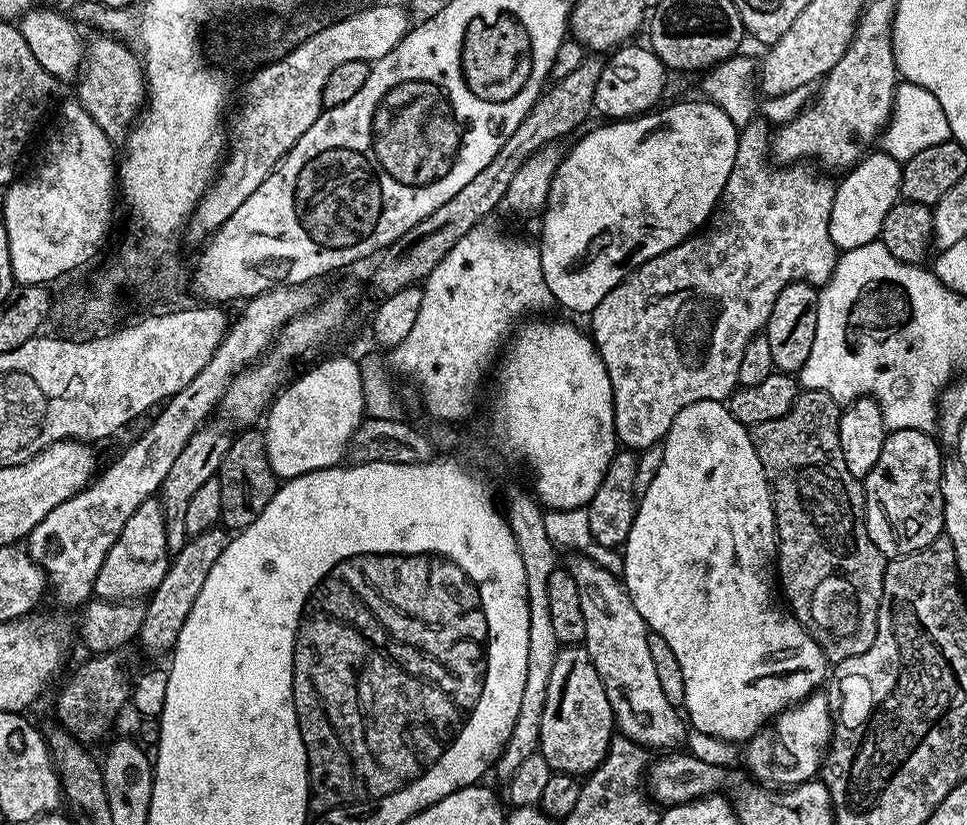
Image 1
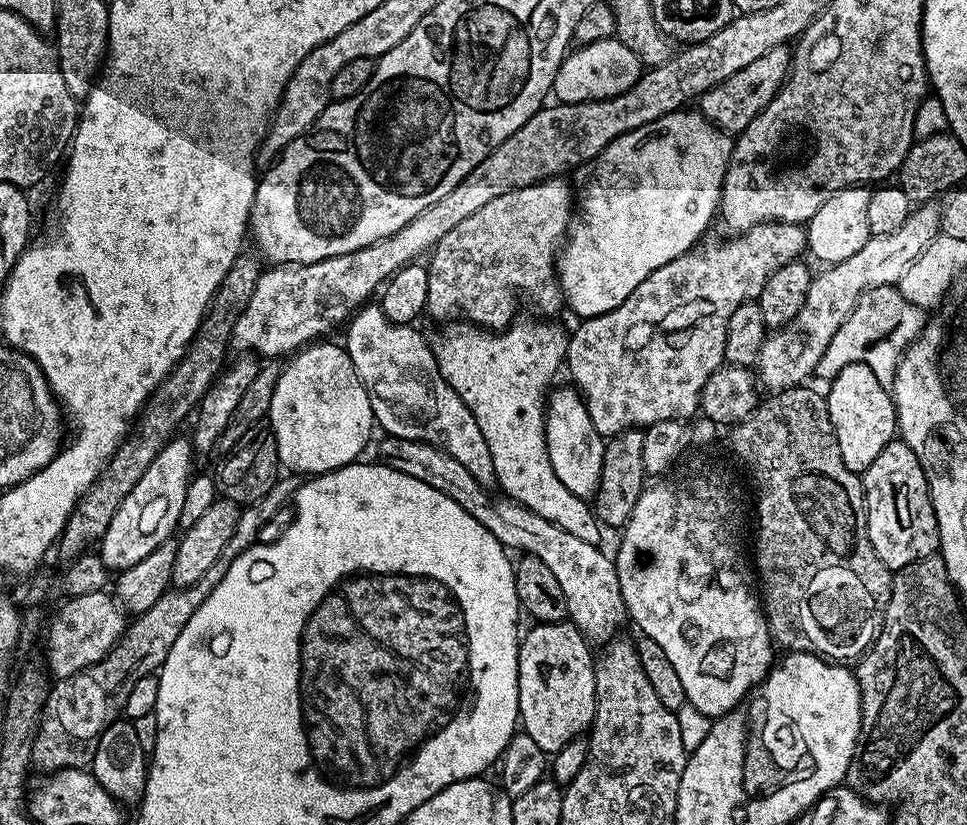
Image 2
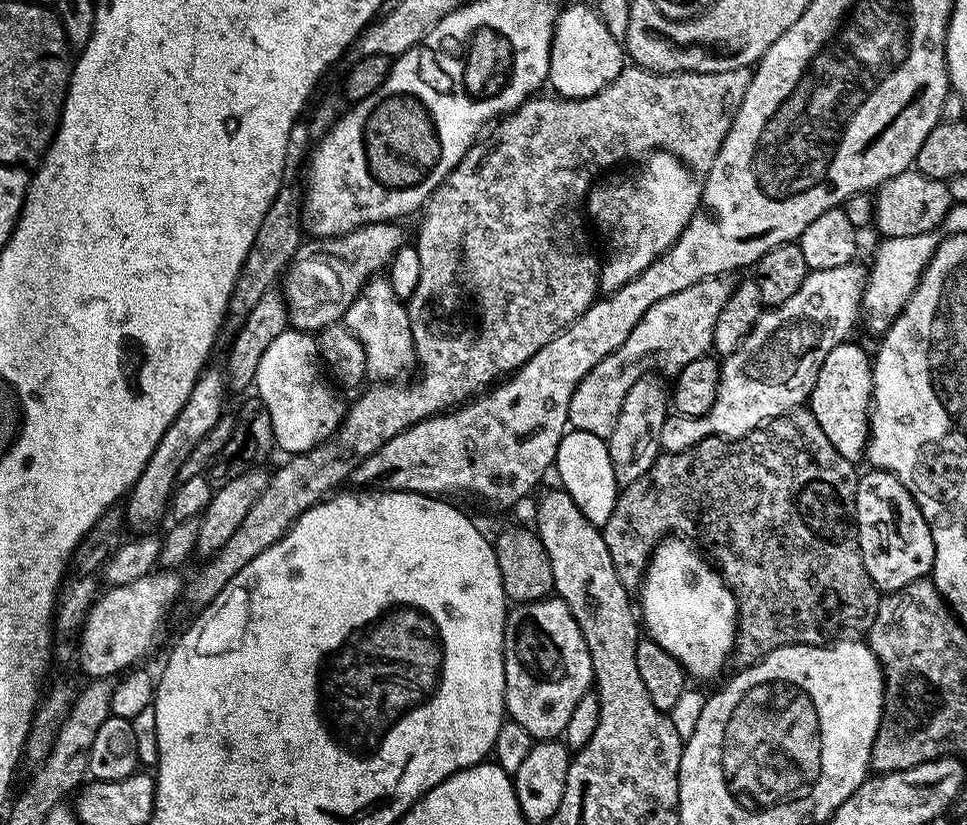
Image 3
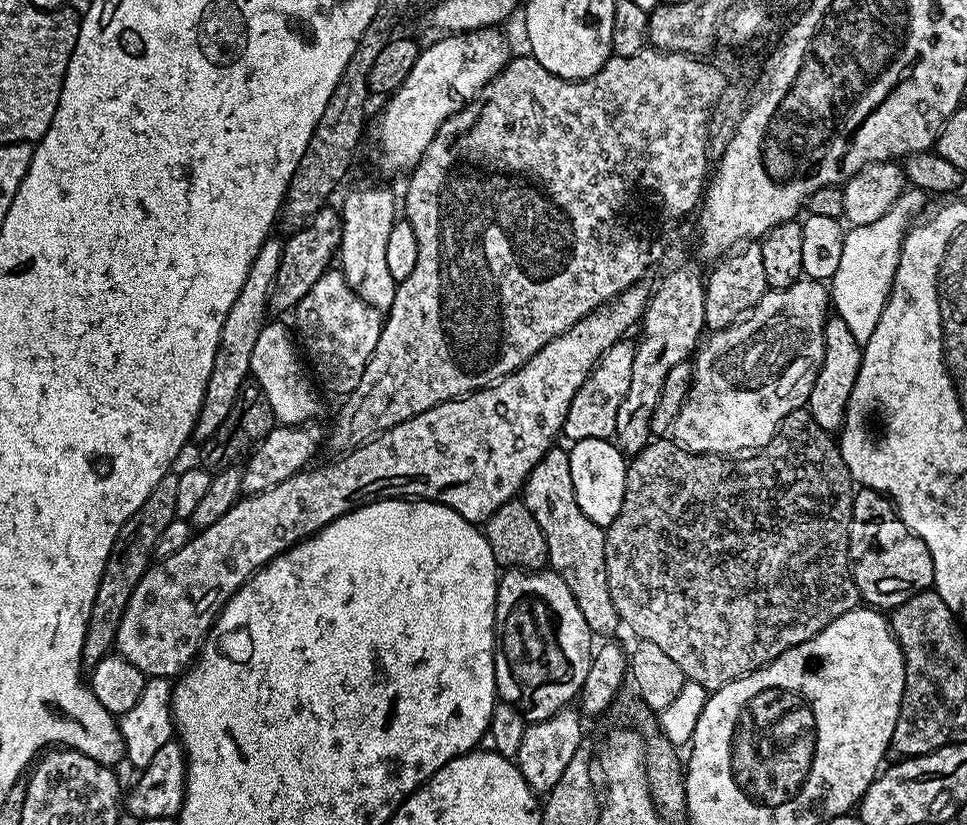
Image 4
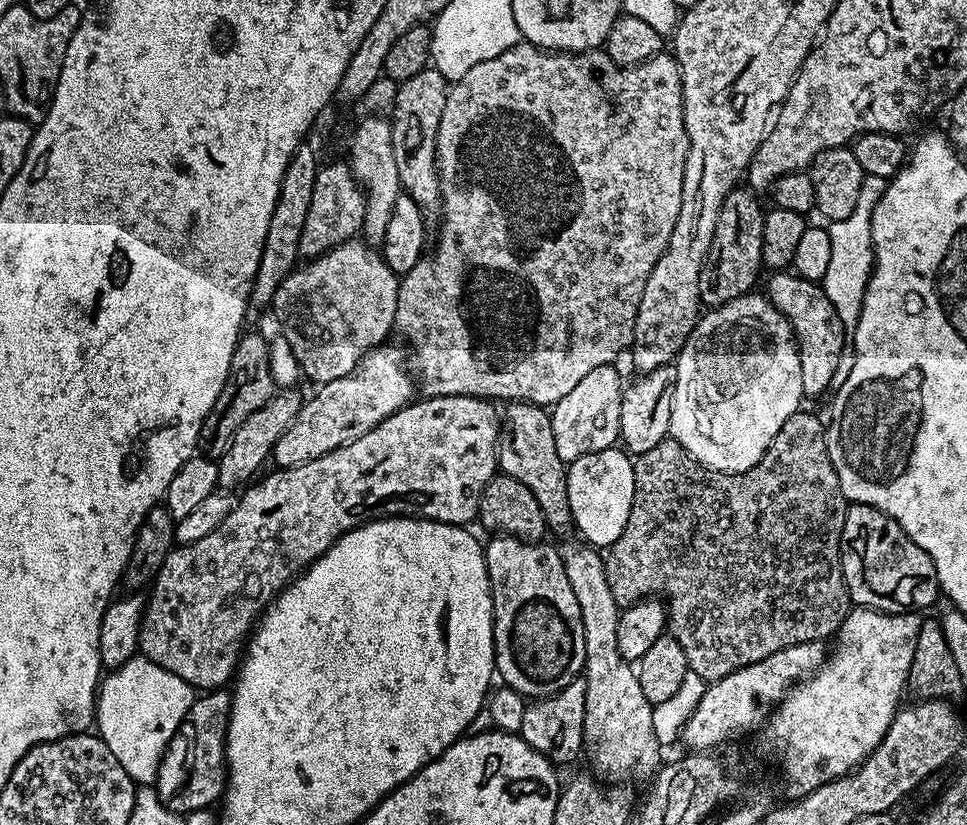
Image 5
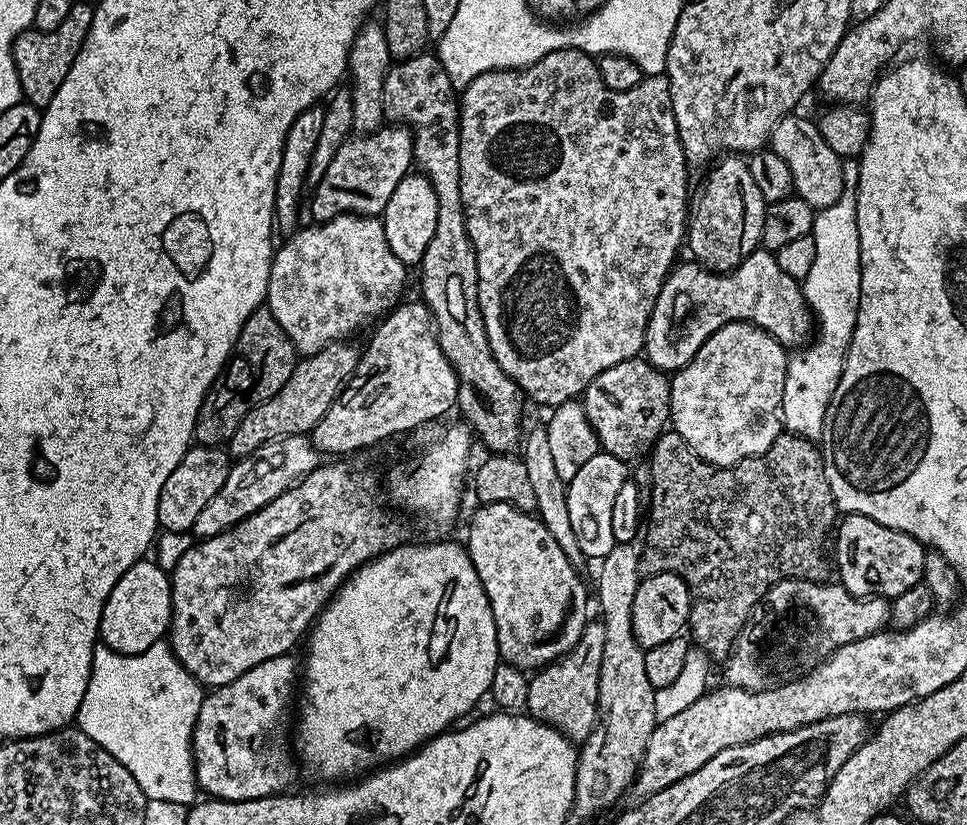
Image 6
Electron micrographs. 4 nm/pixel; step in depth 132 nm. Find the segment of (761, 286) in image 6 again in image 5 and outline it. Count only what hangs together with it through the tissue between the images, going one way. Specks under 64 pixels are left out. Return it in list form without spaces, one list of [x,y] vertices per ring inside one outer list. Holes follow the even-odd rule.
[[[776,270],[769,276],[772,277],[769,278],[766,289],[768,301],[788,319],[796,332],[796,345],[800,348],[802,362],[804,395],[808,398],[820,396],[828,387],[833,387],[841,371],[840,359],[844,356],[844,348],[846,352],[846,329],[842,318],[838,318],[834,302],[830,302],[830,298],[817,281],[804,280],[792,270]]]

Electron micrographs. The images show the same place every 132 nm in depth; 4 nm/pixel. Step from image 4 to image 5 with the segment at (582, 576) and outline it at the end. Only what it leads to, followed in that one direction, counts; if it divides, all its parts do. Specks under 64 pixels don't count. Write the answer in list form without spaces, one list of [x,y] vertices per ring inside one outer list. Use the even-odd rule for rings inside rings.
[[[512,402],[500,420],[500,443],[498,445],[498,468],[510,478],[518,478],[527,486],[530,494],[538,498],[549,529],[554,533],[573,527],[572,511],[568,501],[568,478],[566,462],[558,458],[558,446],[554,446],[554,430],[551,415],[541,405]]]

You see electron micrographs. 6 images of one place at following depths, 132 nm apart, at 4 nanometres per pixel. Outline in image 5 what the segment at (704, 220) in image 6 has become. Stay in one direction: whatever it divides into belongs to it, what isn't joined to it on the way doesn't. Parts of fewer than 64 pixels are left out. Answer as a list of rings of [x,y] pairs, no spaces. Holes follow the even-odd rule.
[[[737,186],[722,202],[722,210],[718,214],[718,226],[714,226],[714,242],[710,242],[710,250],[706,254],[706,262],[698,274],[698,290],[700,303],[704,306],[719,306],[726,302],[734,302],[734,298],[742,298],[753,291],[756,279],[762,273],[762,230],[764,229],[765,209],[752,196],[747,187]]]

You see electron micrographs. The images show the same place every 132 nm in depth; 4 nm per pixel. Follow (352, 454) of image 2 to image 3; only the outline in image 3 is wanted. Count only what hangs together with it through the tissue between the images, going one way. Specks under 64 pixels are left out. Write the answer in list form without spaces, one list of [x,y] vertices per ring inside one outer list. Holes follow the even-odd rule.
[[[286,330],[270,342],[266,354],[262,354],[262,363],[258,365],[254,392],[266,410],[270,410],[272,438],[279,451],[281,448],[284,454],[309,452],[323,440],[336,435],[337,428],[344,421],[346,404],[340,401],[335,390],[322,367],[315,335]]]

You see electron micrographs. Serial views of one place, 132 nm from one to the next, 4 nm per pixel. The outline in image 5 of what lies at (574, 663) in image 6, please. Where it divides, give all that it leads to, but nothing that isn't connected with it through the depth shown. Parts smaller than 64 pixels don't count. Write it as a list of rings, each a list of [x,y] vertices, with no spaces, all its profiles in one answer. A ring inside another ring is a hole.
[[[578,678],[574,682],[570,682],[570,686],[566,686],[562,690],[558,690],[552,696],[541,696],[533,699],[528,705],[526,714],[522,717],[522,730],[518,733],[525,742],[534,750],[538,750],[538,754],[542,754],[545,760],[552,761],[557,766],[568,764],[571,760],[576,760],[585,751],[584,747],[584,719],[586,718],[586,682],[582,678]]]

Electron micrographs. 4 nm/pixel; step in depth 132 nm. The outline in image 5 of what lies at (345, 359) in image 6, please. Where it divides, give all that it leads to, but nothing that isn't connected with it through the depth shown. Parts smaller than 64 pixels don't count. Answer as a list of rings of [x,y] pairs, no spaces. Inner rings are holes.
[[[295,387],[277,391],[272,400],[266,402],[266,406],[262,406],[262,410],[254,410],[254,414],[250,414],[250,418],[246,418],[246,422],[242,422],[242,426],[238,426],[230,446],[216,460],[218,485],[221,489],[243,489],[251,481],[248,479],[263,466],[264,460],[266,464],[278,438],[282,438],[282,434],[288,429],[290,422],[294,422],[298,410],[304,405],[305,397],[299,396],[296,391]]]

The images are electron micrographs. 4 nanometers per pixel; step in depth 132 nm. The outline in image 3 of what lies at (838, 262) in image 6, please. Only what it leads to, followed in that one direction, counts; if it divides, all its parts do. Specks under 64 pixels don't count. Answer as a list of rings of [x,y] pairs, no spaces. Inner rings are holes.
[[[939,231],[923,232],[914,234],[906,238],[894,238],[893,236],[881,239],[880,249],[876,252],[876,257],[872,260],[872,268],[867,269],[864,282],[864,299],[862,301],[862,320],[868,323],[868,328],[877,334],[887,332],[888,328],[902,314],[902,310],[914,294],[914,290],[920,284],[920,279],[924,277],[924,271],[928,269],[928,263],[932,260],[932,255],[936,252],[942,239]]]

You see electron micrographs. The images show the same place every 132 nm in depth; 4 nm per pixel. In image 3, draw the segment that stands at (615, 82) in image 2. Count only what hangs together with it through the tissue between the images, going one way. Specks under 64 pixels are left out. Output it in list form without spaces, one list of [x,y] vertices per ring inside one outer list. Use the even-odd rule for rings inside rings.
[[[572,4],[556,17],[556,29],[550,46],[547,83],[555,95],[581,100],[602,91],[626,66],[626,53],[621,41],[606,30],[599,11],[584,4]]]

